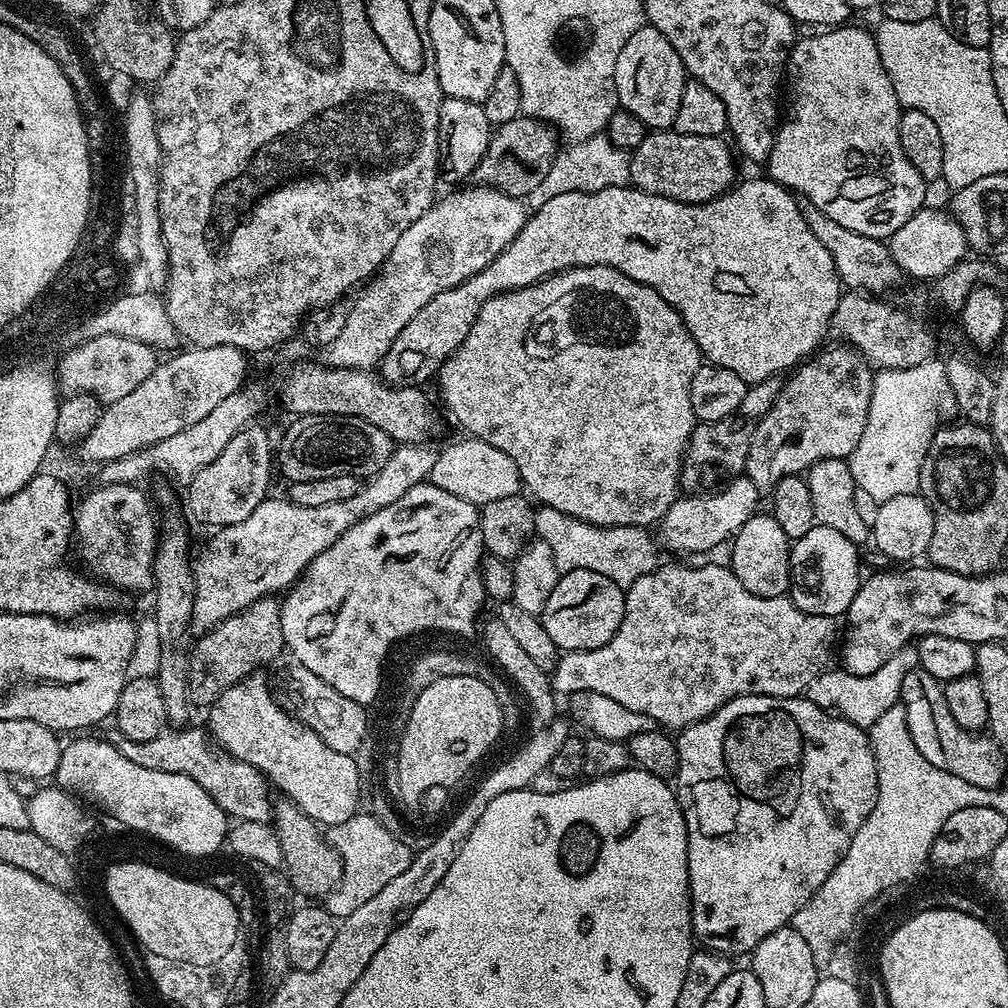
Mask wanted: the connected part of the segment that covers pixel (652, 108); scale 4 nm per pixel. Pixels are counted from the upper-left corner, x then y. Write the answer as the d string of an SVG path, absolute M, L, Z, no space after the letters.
M645 26L630 34L626 46L618 53L618 63L614 66L614 86L619 107L625 112L634 114L649 130L671 129L672 119L678 114L678 106L682 102L682 90L686 73L682 58L678 58L678 50L670 46L670 42L656 28Z

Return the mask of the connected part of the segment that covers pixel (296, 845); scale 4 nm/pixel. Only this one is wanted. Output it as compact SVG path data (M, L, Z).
M287 798L277 799L273 803L270 824L282 846L284 855L282 868L293 889L299 895L301 892L304 896L320 896L320 898L327 897L329 892L333 892L342 878L344 867L342 858L328 843L321 825L311 820L297 804Z

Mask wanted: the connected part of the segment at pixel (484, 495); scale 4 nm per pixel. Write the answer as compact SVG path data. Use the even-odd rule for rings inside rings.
M463 438L457 444L448 444L437 451L436 461L428 480L434 486L462 498L466 502L483 506L497 498L510 498L521 491L522 481L518 466L505 452L475 438Z

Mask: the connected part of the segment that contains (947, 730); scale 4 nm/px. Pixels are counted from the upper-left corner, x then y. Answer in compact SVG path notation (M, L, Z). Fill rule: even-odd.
M919 666L912 669L911 679L915 681L915 688L922 690L927 697L928 705L932 705L932 713L936 718L936 726L939 729L940 741L944 744L944 756L947 759L948 772L962 782L970 782L970 786L979 788L998 788L1005 783L1004 760L1006 753L998 746L998 742L988 734L973 734L967 732L958 722L954 722L954 714L950 714L950 706L946 706L944 697L944 684L935 680L926 670Z

